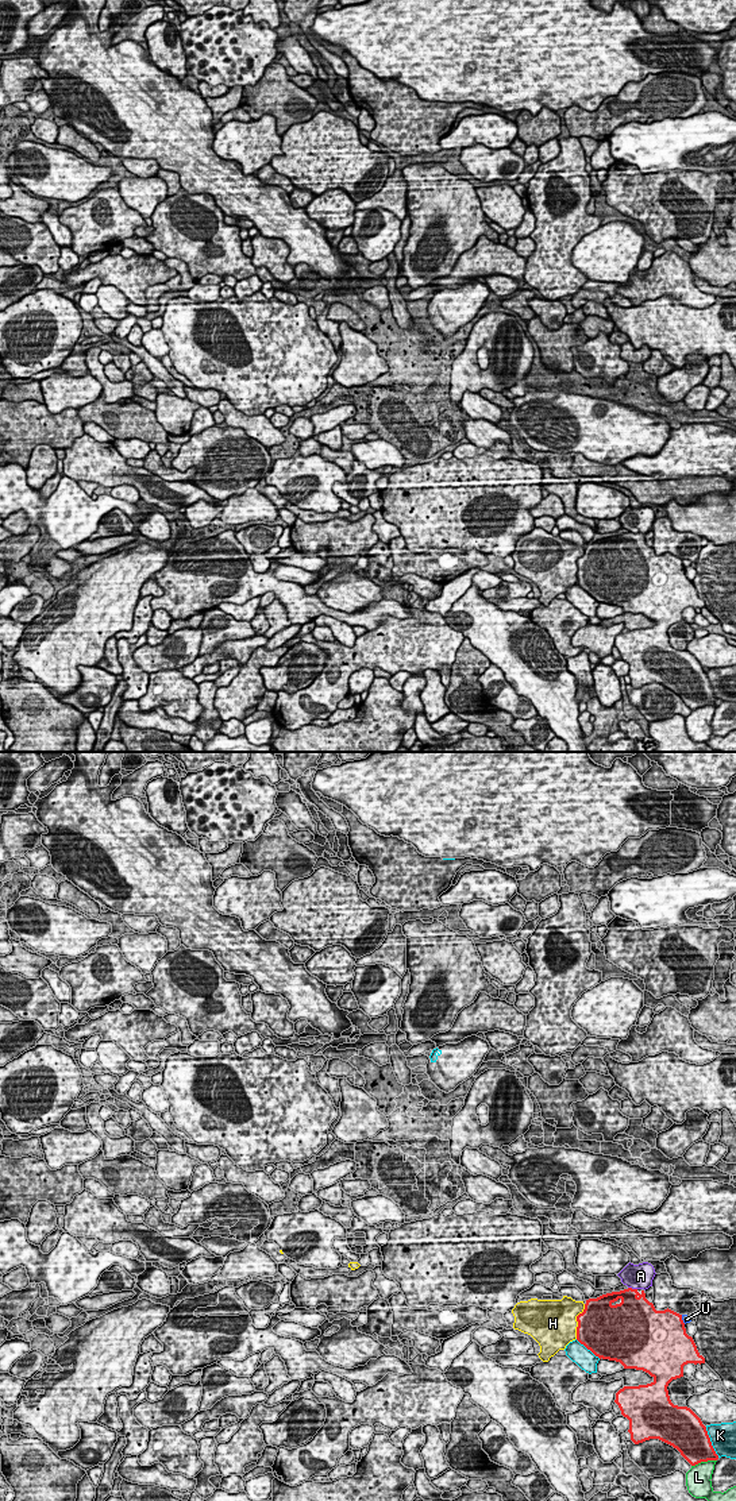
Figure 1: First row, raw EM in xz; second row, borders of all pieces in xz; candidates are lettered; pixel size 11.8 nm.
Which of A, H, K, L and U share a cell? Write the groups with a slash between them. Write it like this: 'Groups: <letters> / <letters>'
Groups: A / H / K / L / U

